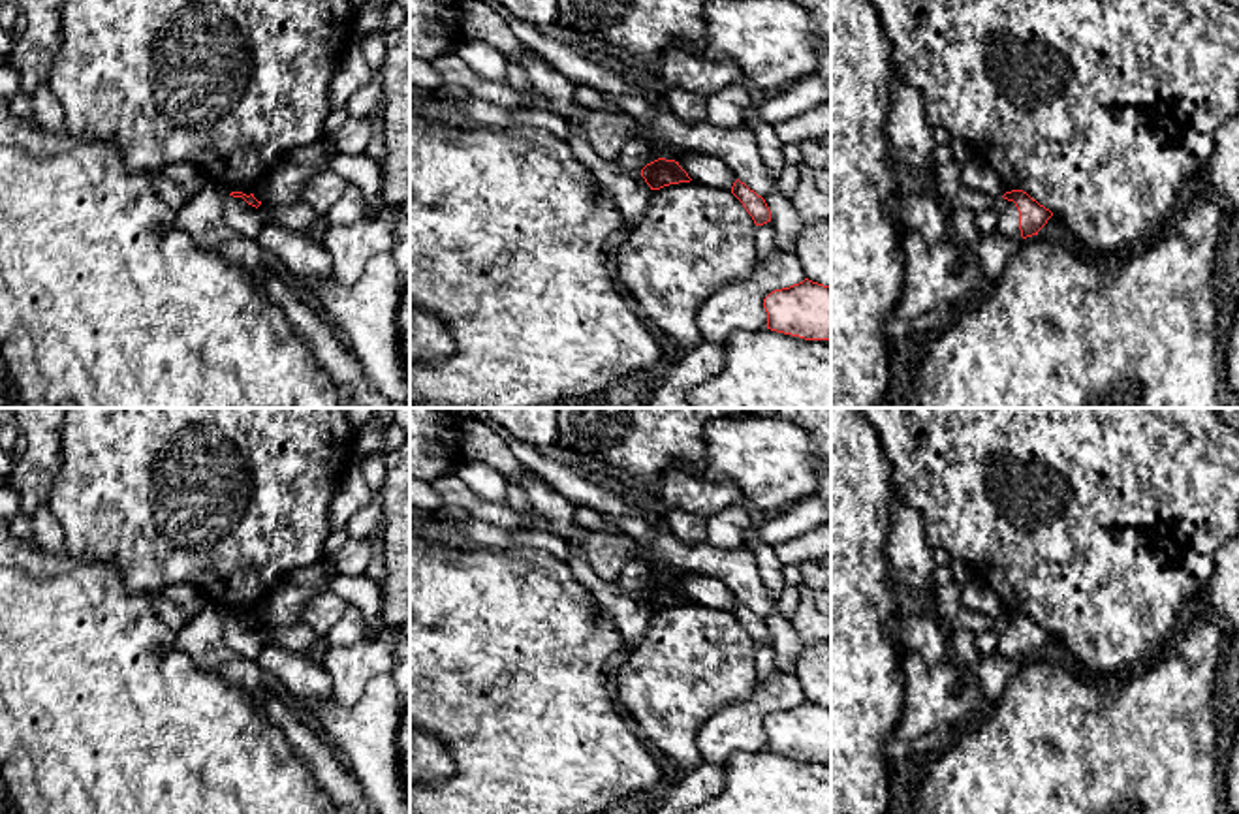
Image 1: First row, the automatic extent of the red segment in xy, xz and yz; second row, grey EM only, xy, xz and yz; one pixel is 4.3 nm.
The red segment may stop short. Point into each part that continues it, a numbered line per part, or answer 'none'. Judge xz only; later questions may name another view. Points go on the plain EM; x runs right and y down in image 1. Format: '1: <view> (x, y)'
none

